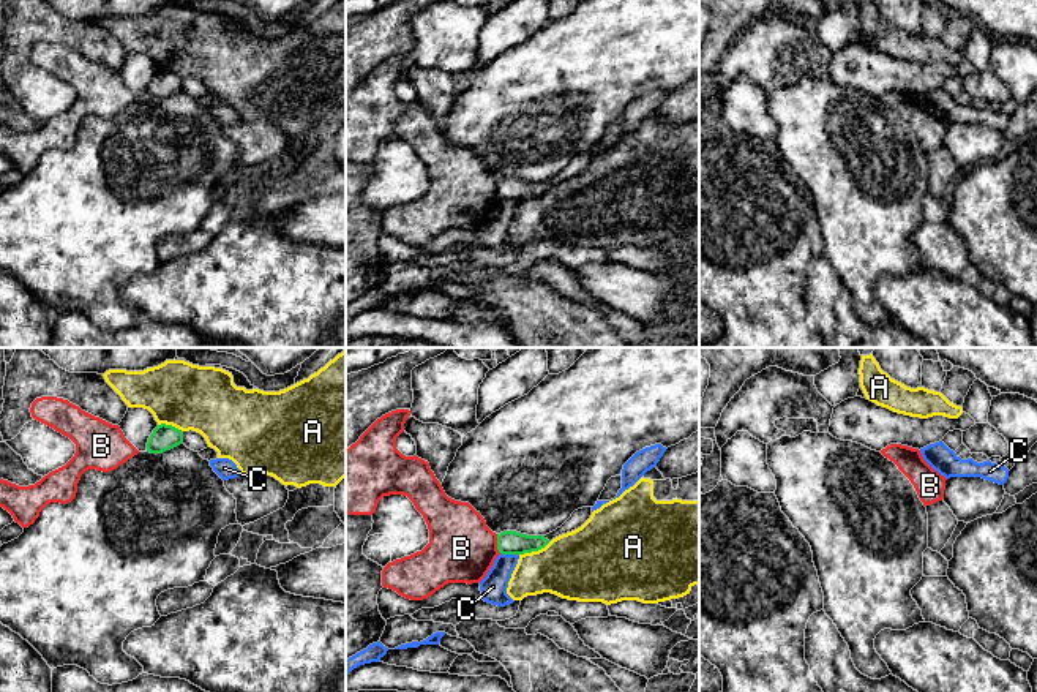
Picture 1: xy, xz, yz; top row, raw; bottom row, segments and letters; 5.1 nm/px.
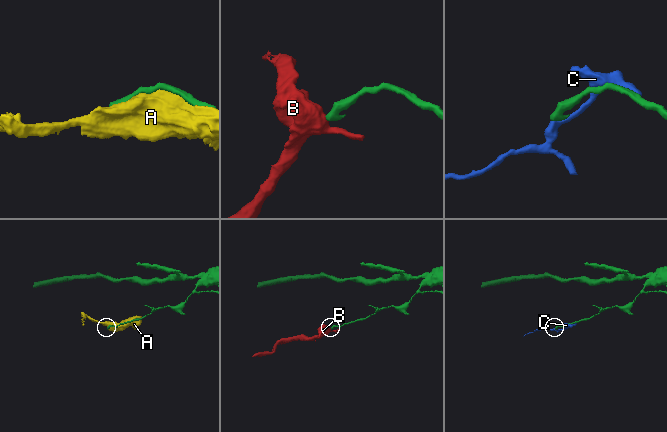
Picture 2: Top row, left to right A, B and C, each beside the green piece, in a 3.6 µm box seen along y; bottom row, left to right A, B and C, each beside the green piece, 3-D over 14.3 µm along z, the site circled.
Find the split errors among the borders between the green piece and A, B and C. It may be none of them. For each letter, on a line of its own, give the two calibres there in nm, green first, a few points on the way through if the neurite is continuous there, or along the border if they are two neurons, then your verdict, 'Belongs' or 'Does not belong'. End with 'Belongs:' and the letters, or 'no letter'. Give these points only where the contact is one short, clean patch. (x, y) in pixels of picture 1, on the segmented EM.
A: Thickness 130 nm (green) against 360 nm. Does not belong
B: Thickness 130 nm (green) against 340 nm. Boundary: xz (496, 534), (499, 553). Does not belong
C: Thickness 130 nm (green) against 140 nm. Does not belong
Belongs: no letter

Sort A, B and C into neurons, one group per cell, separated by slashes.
A / B / C

